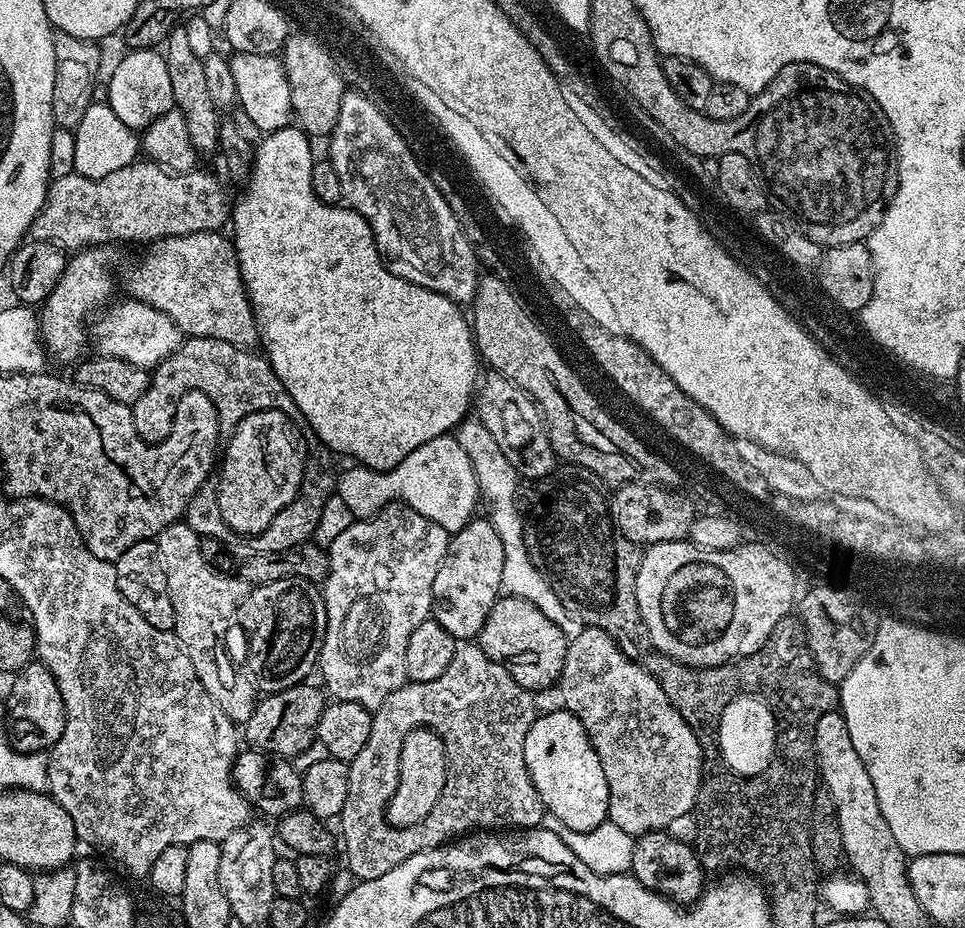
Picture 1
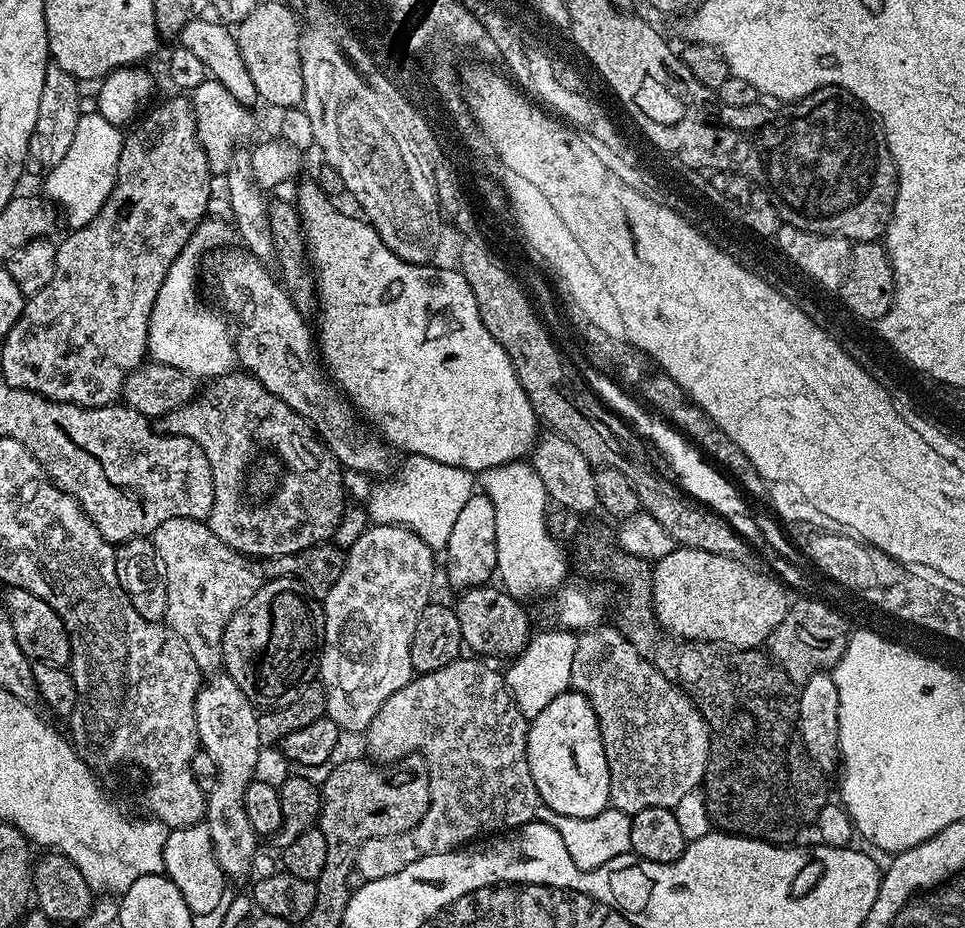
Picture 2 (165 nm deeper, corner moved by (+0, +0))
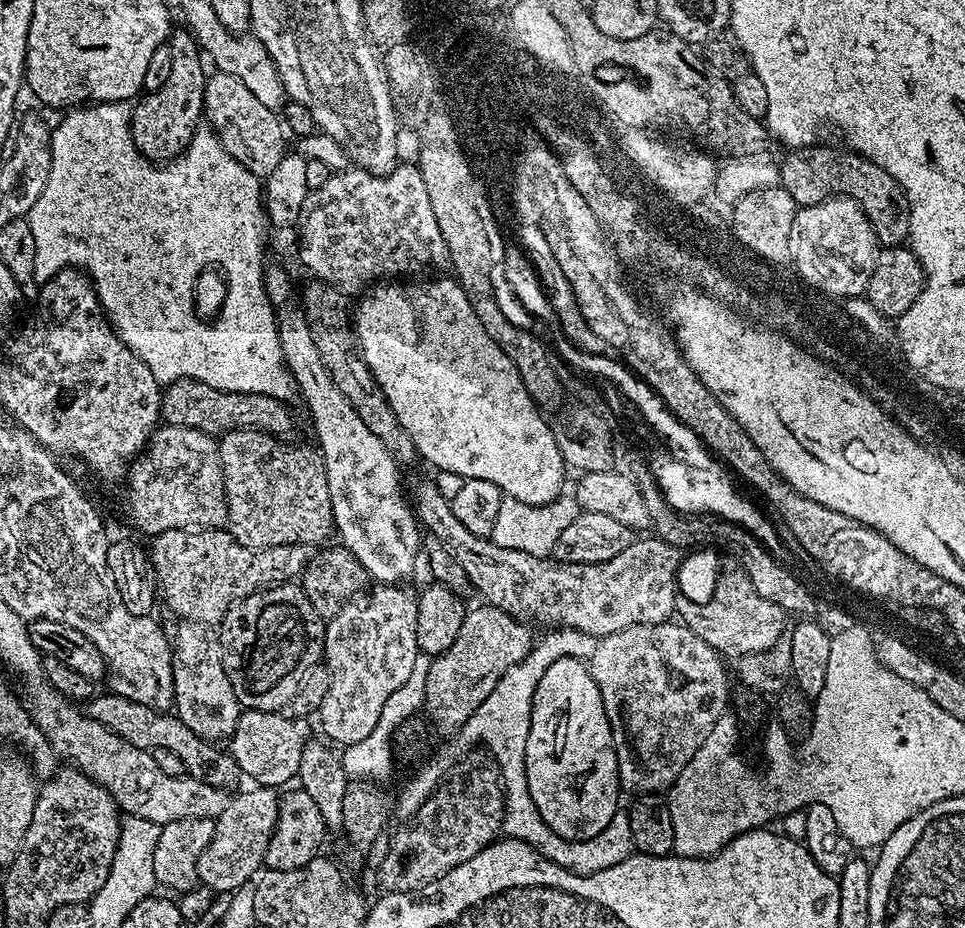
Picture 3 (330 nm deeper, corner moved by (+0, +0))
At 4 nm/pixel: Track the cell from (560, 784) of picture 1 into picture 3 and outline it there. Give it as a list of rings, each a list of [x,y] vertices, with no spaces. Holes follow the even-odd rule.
[[[573,656],[558,658],[558,662],[554,662],[554,666],[550,666],[546,670],[546,674],[542,674],[542,682],[538,682],[538,690],[534,690],[530,734],[526,738],[526,786],[530,790],[530,798],[542,818],[542,822],[546,822],[546,826],[550,826],[550,830],[554,830],[554,834],[567,840],[589,840],[602,834],[602,830],[606,830],[610,818],[614,818],[614,814],[621,807],[622,789],[616,765],[616,751],[612,745],[610,722],[606,718],[606,710],[602,706],[602,694],[598,694],[598,686],[594,686],[594,678],[588,672],[587,663],[576,660]]]

